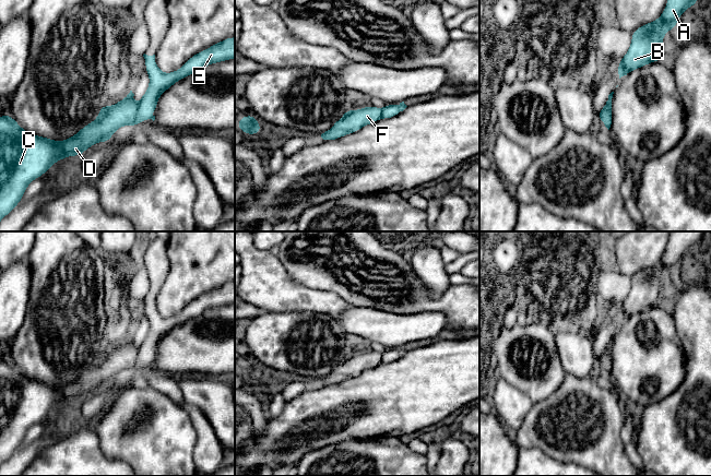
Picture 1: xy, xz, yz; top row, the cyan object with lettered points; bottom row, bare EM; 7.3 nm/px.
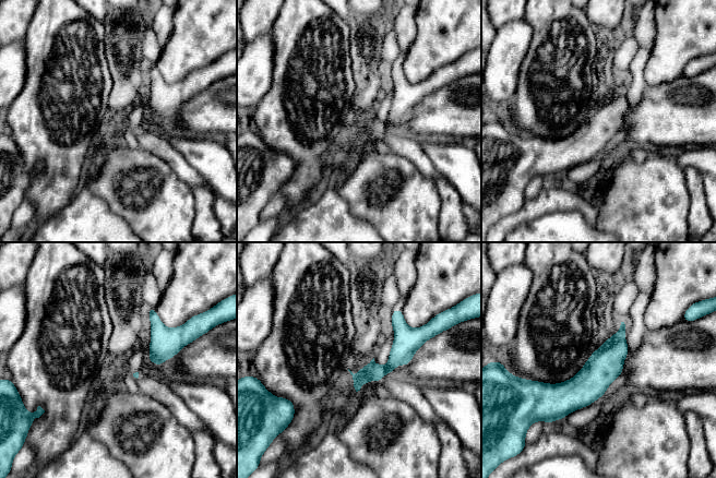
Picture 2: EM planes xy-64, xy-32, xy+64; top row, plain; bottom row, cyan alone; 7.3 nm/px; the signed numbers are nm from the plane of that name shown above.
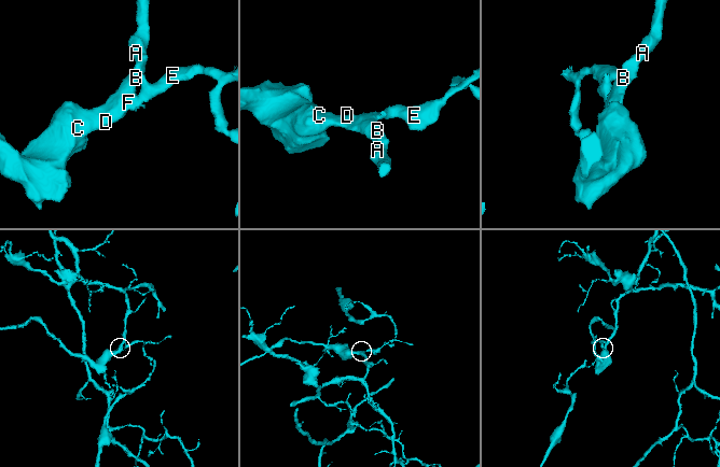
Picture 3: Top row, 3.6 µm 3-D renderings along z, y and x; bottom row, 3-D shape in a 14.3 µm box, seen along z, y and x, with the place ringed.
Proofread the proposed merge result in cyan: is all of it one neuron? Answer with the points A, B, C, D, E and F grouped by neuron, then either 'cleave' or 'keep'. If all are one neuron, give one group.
groups A B C D F / E; cleave

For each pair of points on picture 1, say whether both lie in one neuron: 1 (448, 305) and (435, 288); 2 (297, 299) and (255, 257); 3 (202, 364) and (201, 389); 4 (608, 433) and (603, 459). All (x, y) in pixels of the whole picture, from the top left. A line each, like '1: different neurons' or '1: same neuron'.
1: different neurons
2: same neuron
3: different neurons
4: same neuron

